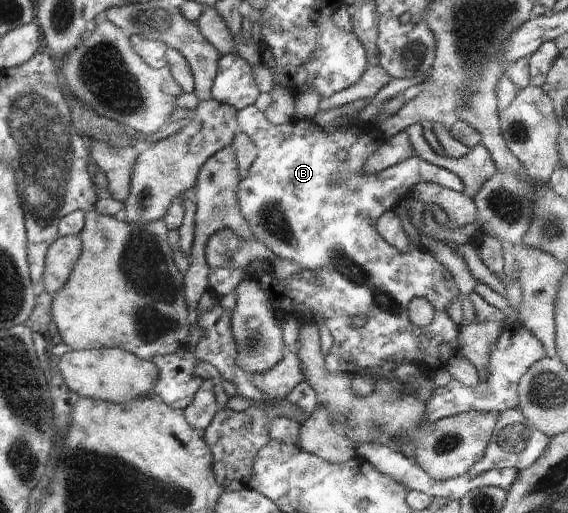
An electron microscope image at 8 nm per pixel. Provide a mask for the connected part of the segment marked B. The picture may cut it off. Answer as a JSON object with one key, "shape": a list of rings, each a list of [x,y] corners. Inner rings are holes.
{"shape":[[[226,53],[225,55],[220,55],[218,61],[218,70],[216,76],[213,80],[213,85],[211,88],[212,98],[220,101],[221,103],[229,104],[233,106],[237,112],[237,121],[239,124],[240,131],[242,131],[246,136],[249,136],[252,139],[252,142],[256,145],[257,155],[255,161],[252,162],[252,166],[249,168],[248,176],[245,176],[239,182],[239,187],[237,188],[237,197],[239,200],[239,206],[241,207],[242,216],[246,219],[246,222],[249,224],[252,234],[255,236],[256,241],[260,241],[264,246],[268,247],[268,250],[271,250],[277,257],[282,257],[285,259],[290,259],[292,262],[295,262],[302,270],[311,270],[315,272],[314,282],[308,282],[305,276],[300,273],[295,273],[291,279],[288,279],[286,282],[282,283],[280,280],[273,278],[271,275],[265,276],[261,273],[257,276],[257,284],[269,298],[269,304],[272,305],[274,311],[276,310],[285,310],[294,316],[298,323],[302,326],[303,324],[315,324],[316,315],[320,316],[326,326],[328,326],[330,334],[333,336],[333,343],[331,349],[327,352],[325,356],[325,365],[328,371],[335,371],[341,373],[349,373],[356,375],[360,370],[379,367],[385,369],[396,369],[397,371],[401,370],[403,364],[412,364],[419,368],[419,372],[422,373],[422,376],[418,376],[418,386],[421,386],[414,393],[417,394],[417,397],[420,398],[425,403],[425,410],[423,420],[428,423],[433,423],[439,420],[442,420],[444,417],[453,417],[454,415],[459,415],[468,411],[478,411],[481,413],[501,413],[510,409],[516,409],[519,406],[519,394],[518,394],[518,383],[520,377],[535,363],[538,362],[541,358],[545,357],[545,348],[543,344],[531,333],[531,330],[527,328],[516,326],[514,330],[504,331],[494,346],[493,351],[491,352],[488,362],[488,370],[486,377],[483,379],[483,383],[476,385],[475,387],[466,386],[464,383],[457,381],[456,379],[451,379],[446,386],[434,388],[434,380],[436,380],[436,370],[441,367],[446,366],[447,360],[453,355],[459,355],[460,352],[460,340],[457,339],[459,333],[459,326],[452,322],[452,319],[448,314],[448,307],[450,307],[455,302],[459,302],[462,298],[459,288],[456,286],[454,277],[446,270],[445,266],[442,266],[429,252],[424,250],[419,250],[417,247],[412,251],[402,254],[397,248],[394,248],[391,244],[388,244],[380,233],[376,230],[375,222],[377,218],[380,218],[380,215],[390,208],[394,208],[396,200],[400,196],[405,196],[405,193],[411,190],[411,187],[416,186],[418,183],[436,183],[444,188],[449,188],[455,190],[456,192],[462,193],[464,190],[464,185],[462,180],[456,176],[453,172],[447,171],[445,168],[430,164],[428,161],[423,161],[420,157],[417,157],[413,154],[410,158],[395,164],[394,166],[385,168],[379,173],[372,173],[371,175],[362,174],[363,164],[366,162],[366,159],[378,150],[378,147],[384,142],[384,136],[379,130],[379,122],[372,120],[370,121],[361,121],[354,126],[353,130],[348,130],[346,125],[336,126],[333,131],[327,133],[324,128],[320,128],[316,122],[313,120],[302,120],[292,116],[284,126],[281,125],[272,125],[268,122],[266,115],[258,108],[255,107],[256,99],[261,93],[259,91],[258,85],[253,77],[253,68],[250,64],[238,55],[238,53]],[[340,177],[343,181],[341,183],[336,183],[335,178]],[[416,297],[426,298],[430,304],[435,308],[436,314],[433,318],[433,321],[427,327],[417,327],[414,326],[409,321],[409,302]],[[361,317],[363,323],[359,327],[354,327],[354,319]]]}

